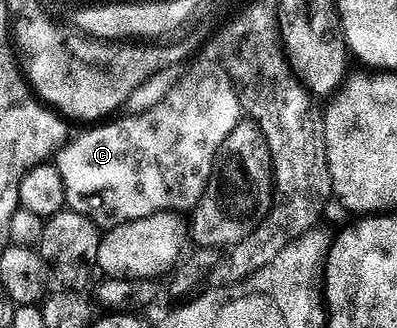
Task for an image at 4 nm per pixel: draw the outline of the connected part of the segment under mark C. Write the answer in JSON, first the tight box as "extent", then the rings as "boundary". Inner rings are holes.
{"extent":[55,69,242,229],"boundary":[[[212,69],[193,71],[181,87],[176,90],[171,88],[157,106],[142,113],[126,114],[125,117],[113,117],[86,126],[86,131],[78,135],[76,132],[58,149],[55,156],[57,172],[59,177],[63,177],[66,208],[83,213],[99,229],[118,227],[157,211],[185,213],[196,207],[211,177],[219,145],[223,145],[227,133],[231,133],[231,129],[242,122],[225,75]]]}

